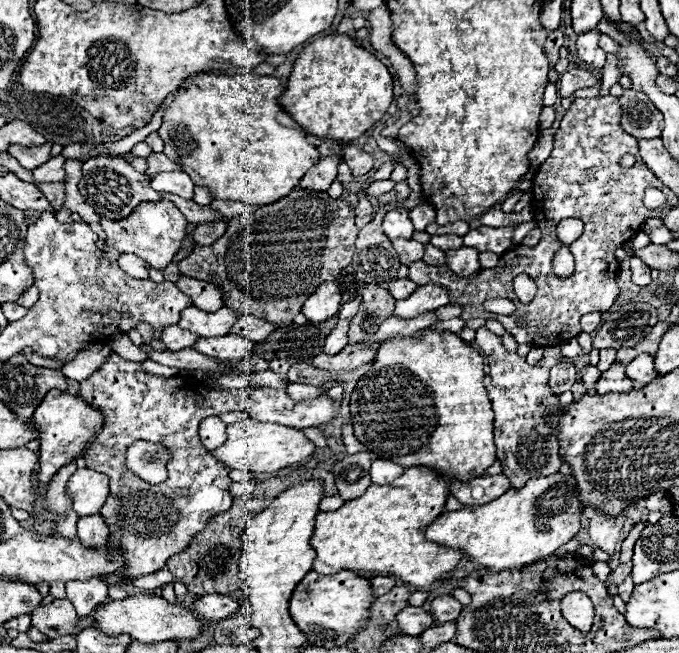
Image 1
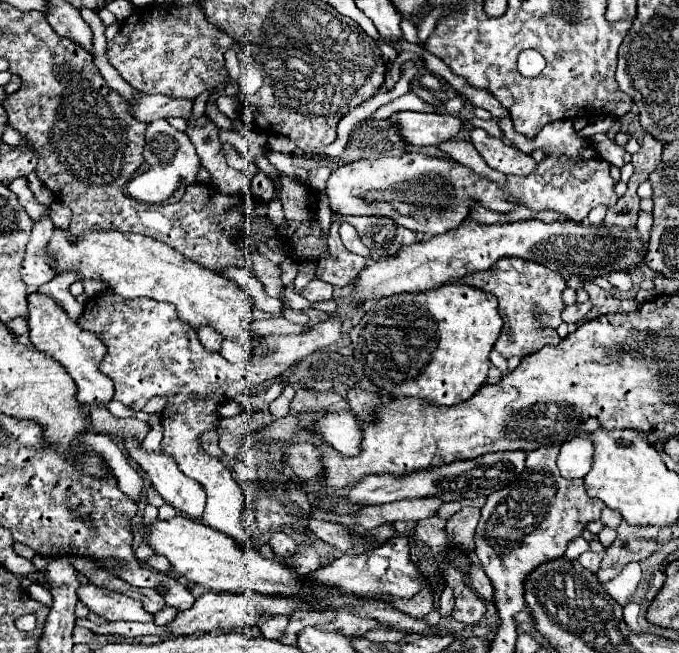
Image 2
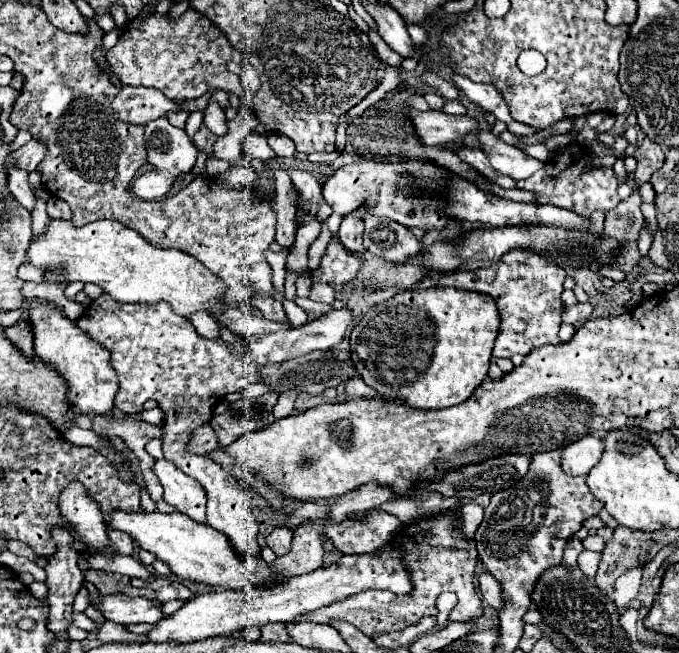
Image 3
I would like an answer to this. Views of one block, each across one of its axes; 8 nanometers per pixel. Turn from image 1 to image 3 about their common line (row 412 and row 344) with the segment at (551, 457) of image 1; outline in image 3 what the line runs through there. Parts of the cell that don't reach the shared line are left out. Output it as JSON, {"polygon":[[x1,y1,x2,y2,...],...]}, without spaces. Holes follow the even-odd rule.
{"polygon":[[516,250,516,252,504,254,490,268,480,268,472,272,460,270,460,272,450,272,436,278,438,278,438,286,476,290,482,294,490,294,496,300,502,322,494,344,494,356,500,356,500,358,512,358,514,354,526,356,534,348,540,348,546,344,560,344,558,328,562,324,560,314,564,310,560,294,564,290,562,284,566,278,566,270,550,264,540,254,530,250,524,250,524,252]]}

